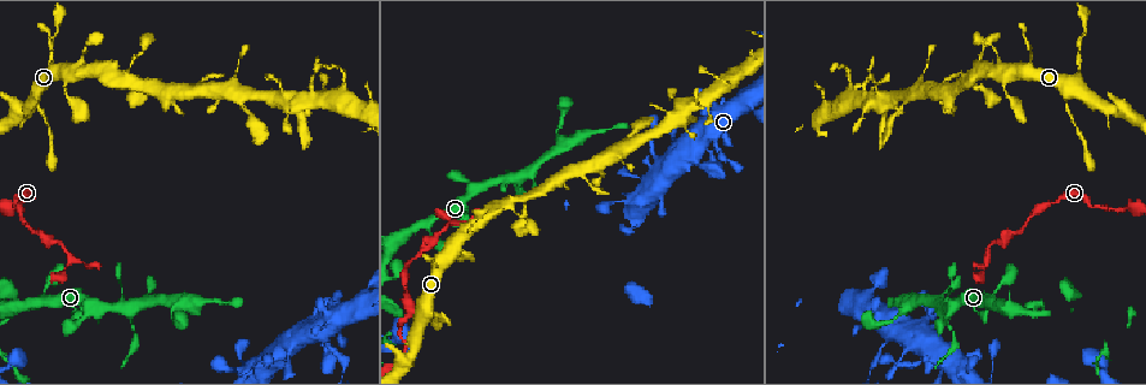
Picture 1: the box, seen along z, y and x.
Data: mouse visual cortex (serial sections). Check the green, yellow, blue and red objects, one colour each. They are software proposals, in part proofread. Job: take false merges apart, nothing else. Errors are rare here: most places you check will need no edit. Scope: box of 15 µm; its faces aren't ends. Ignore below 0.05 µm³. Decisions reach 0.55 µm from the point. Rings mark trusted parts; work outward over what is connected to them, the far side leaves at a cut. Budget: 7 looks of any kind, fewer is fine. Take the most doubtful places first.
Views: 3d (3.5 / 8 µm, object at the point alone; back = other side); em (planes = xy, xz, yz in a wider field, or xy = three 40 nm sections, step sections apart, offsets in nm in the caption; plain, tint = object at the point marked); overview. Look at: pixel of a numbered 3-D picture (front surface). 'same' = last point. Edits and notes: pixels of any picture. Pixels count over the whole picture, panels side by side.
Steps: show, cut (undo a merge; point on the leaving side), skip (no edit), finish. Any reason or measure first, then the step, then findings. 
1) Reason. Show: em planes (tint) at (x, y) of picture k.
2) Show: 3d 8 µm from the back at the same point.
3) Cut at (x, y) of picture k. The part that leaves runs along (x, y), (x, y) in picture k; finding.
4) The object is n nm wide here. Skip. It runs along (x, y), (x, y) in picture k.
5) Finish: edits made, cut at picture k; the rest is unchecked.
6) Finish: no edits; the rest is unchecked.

Sudden change in width. Show: 3d 3.5 µm from the back at (37, 92) of picture 1.

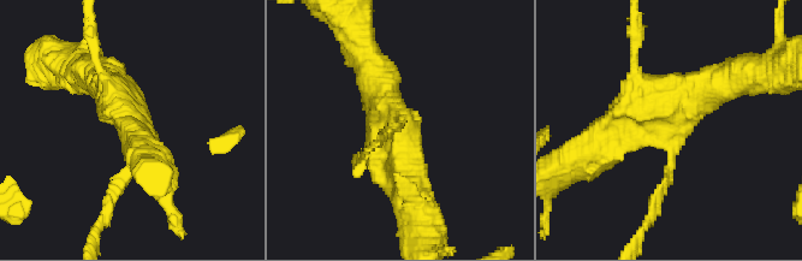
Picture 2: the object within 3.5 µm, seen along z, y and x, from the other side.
4 arms meet here; the arms are 150, 150, 450, 450 nm wide; now the EM. Show: em planes (tint) at (404, 131) of picture 2.

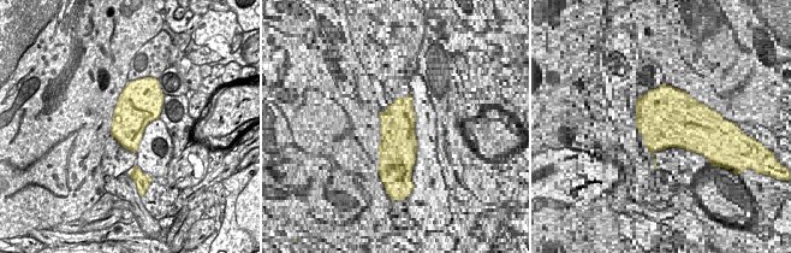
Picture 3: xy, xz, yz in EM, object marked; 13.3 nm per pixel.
Skip. It runs along (723, 81), (590, 150) in picture 2; one cell here.

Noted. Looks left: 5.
Sharp bend. Show: 3d 3.5 µm at (717, 145) of picture 1.

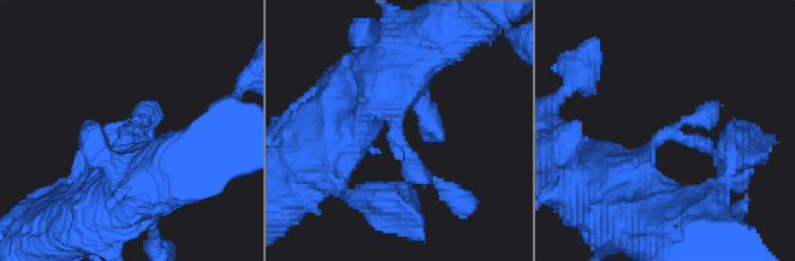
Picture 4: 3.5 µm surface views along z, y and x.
Shape alone is not enough. Show: em xy step 2 (tint) at (391, 136) of picture 4.

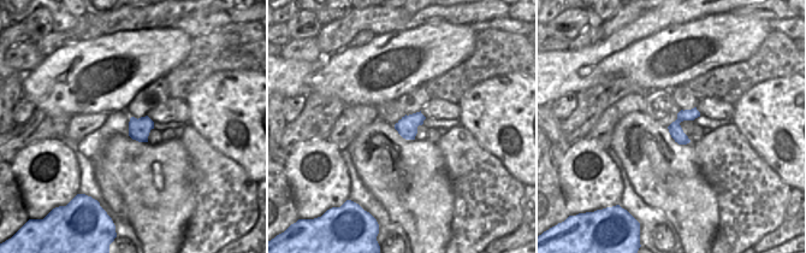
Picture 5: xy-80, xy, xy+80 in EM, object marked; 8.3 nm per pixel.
The object is 180 nm wide here. Skip. It runs along (386, 72), (393, 146), (445, 189) in picture 4; continuous, no second cell.

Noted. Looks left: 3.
Show: 3d 8 µm from the back at (986, 267) of picture 1.

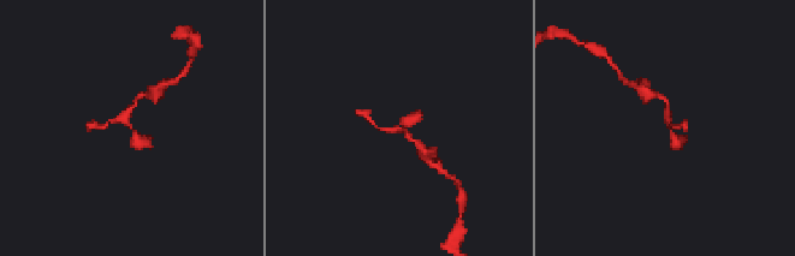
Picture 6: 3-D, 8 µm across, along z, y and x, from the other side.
Shape alone is not enough. Show: em xy step 5 (tint) at (402, 125) of picture 6.

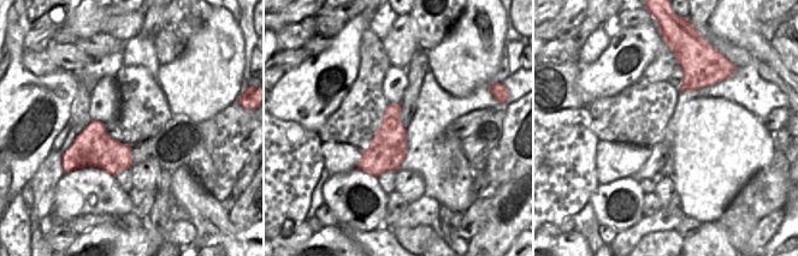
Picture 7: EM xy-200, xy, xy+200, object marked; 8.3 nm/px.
Skip. It runs along (665, 102), (668, 126), (682, 147) in picture 6; all the same cell.

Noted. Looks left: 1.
Finish: no edits; the rest is unchecked.

